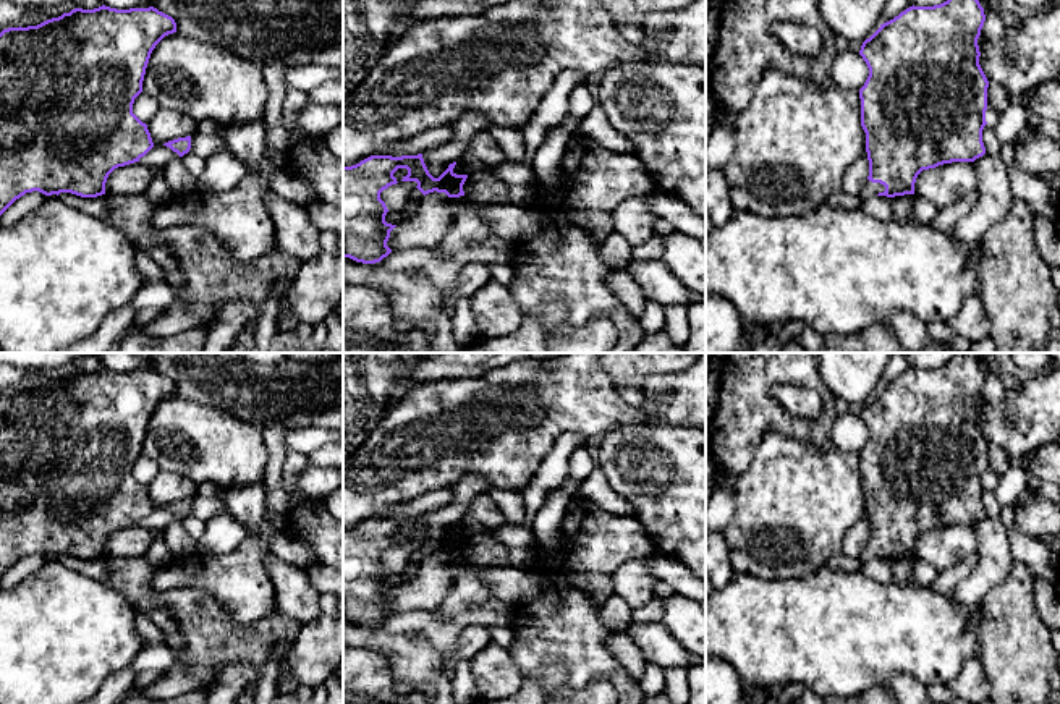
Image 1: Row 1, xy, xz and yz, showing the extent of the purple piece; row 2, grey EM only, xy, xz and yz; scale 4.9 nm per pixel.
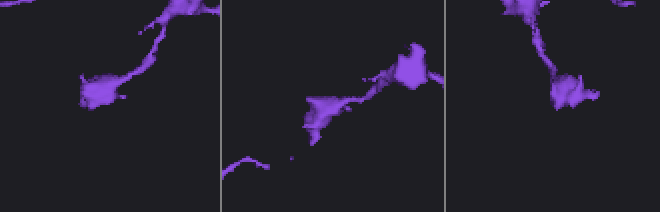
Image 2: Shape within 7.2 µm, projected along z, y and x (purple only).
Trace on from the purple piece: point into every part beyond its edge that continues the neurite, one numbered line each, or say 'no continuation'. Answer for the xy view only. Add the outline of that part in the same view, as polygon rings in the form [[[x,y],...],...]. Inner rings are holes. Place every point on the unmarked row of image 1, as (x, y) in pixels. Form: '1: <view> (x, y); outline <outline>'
no continuation

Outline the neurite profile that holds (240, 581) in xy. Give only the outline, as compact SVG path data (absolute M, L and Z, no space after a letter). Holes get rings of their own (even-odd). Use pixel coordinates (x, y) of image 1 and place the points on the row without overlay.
M248 534L228 553L196 553L157 566L157 591L199 589L212 594L238 626L249 626L277 610L273 581L265 566L265 541Z

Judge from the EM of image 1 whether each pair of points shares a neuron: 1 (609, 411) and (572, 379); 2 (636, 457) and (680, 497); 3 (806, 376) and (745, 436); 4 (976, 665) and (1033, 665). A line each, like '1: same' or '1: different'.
1: same
2: same
3: same
4: different

